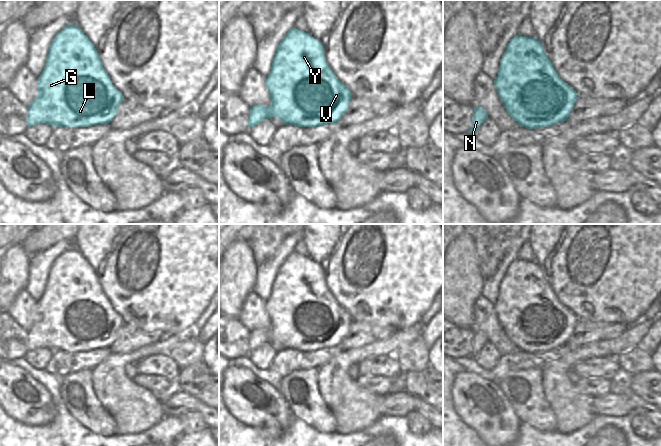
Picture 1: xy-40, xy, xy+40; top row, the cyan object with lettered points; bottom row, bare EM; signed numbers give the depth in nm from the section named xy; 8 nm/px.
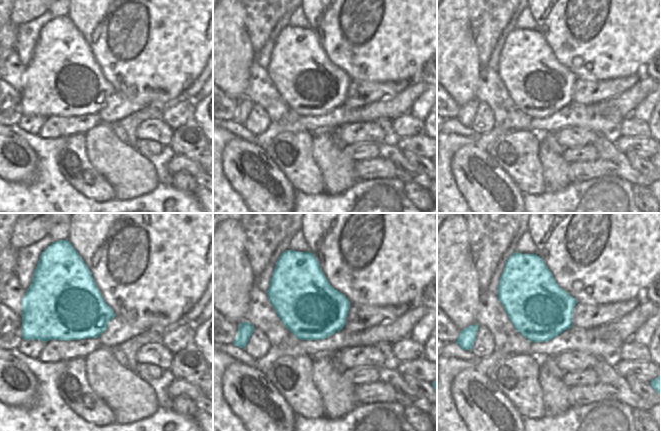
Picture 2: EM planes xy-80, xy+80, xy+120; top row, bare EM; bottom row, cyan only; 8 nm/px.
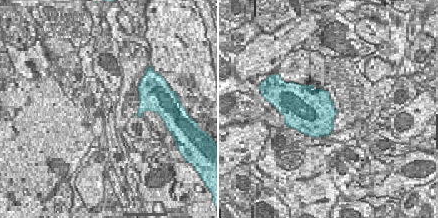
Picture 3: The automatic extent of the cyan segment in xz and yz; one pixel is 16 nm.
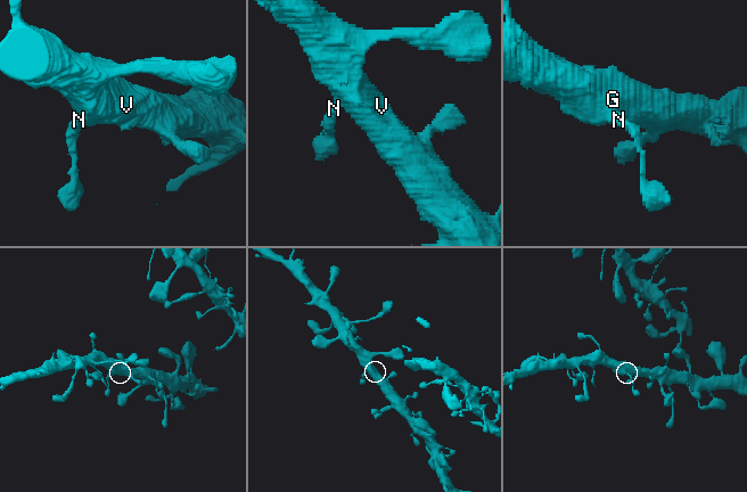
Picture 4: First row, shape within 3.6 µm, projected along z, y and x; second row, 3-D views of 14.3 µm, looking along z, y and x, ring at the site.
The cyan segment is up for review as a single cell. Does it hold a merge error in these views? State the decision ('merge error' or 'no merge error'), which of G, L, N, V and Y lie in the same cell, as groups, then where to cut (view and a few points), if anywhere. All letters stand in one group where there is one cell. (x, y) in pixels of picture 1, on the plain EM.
no merge error | G L N V Y | no cut

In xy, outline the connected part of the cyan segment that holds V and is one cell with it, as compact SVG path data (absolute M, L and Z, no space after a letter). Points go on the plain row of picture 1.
M295 251L288 255L276 274L270 298L266 301L266 312L271 328L269 331L250 331L249 351L255 351L271 341L277 341L284 349L297 351L338 347L352 322L348 311L336 302L326 286L322 268L309 257Z

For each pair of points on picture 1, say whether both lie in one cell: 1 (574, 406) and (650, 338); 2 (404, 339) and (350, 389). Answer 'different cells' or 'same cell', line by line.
1: different cells
2: same cell

